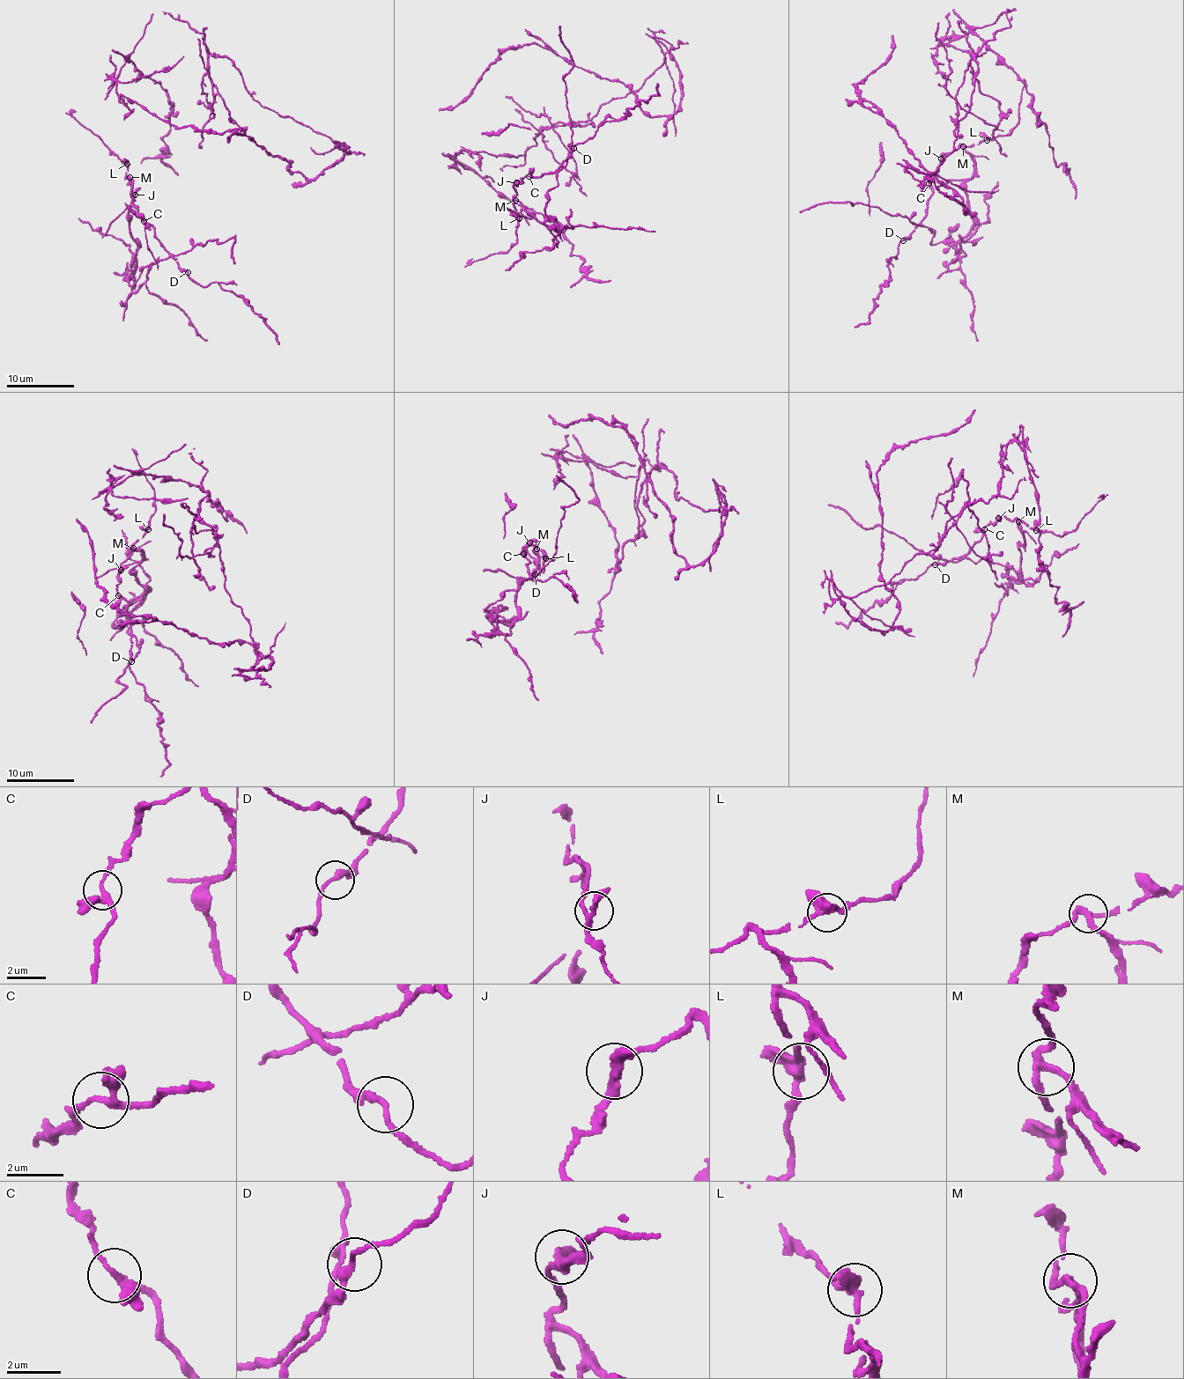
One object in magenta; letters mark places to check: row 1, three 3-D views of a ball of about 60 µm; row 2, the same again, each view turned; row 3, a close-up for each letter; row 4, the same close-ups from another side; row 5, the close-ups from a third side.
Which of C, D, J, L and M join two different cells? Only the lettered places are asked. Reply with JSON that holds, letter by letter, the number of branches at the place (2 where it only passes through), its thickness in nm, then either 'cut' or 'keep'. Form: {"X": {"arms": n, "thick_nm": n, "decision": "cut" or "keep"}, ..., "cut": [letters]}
{"C": {"arms": 3, "thick_nm": 240, "decision": "keep"}, "D": {"arms": 2, "thick_nm": 240, "decision": "keep"}, "J": {"arms": 3, "thick_nm": 240, "decision": "keep"}, "L": {"arms": 3, "thick_nm": 320, "decision": "keep"}, "M": {"arms": 3, "thick_nm": 240, "decision": "cut"}, "cut": ["M"]}

